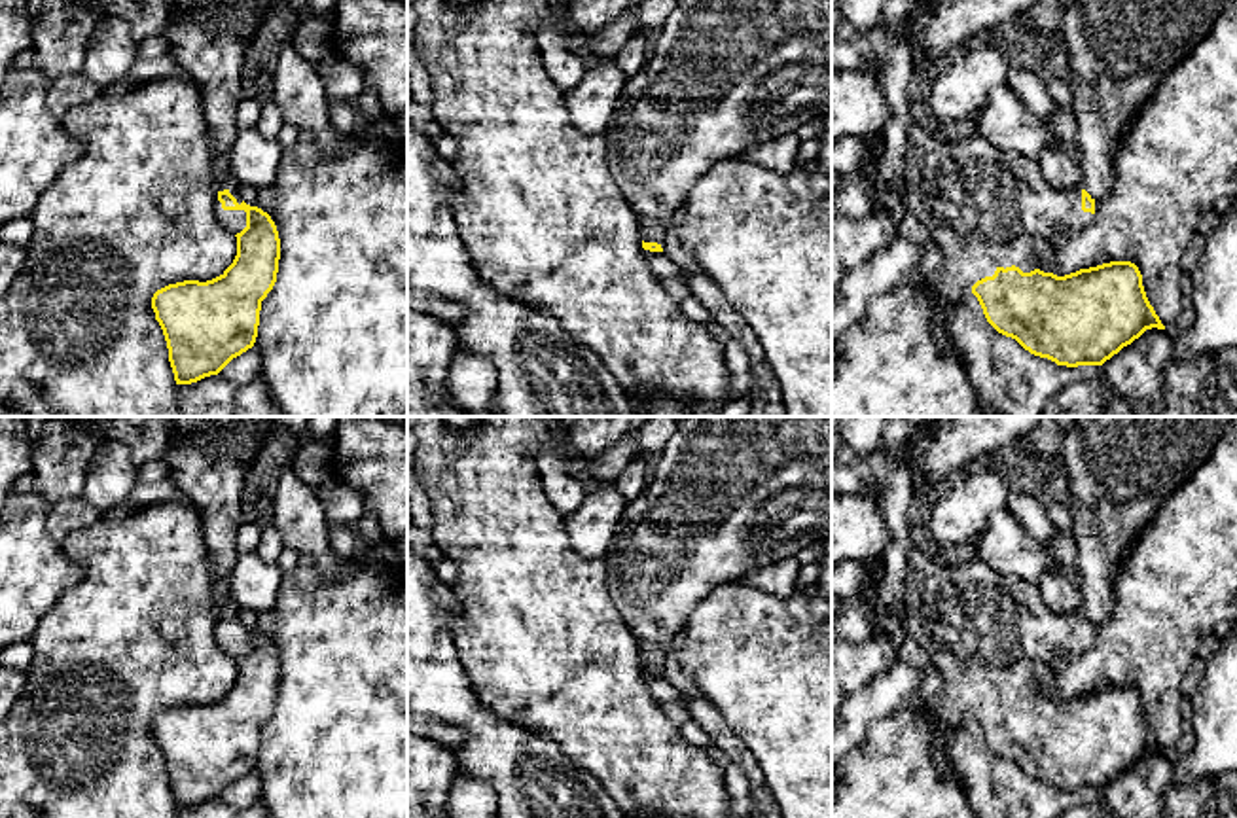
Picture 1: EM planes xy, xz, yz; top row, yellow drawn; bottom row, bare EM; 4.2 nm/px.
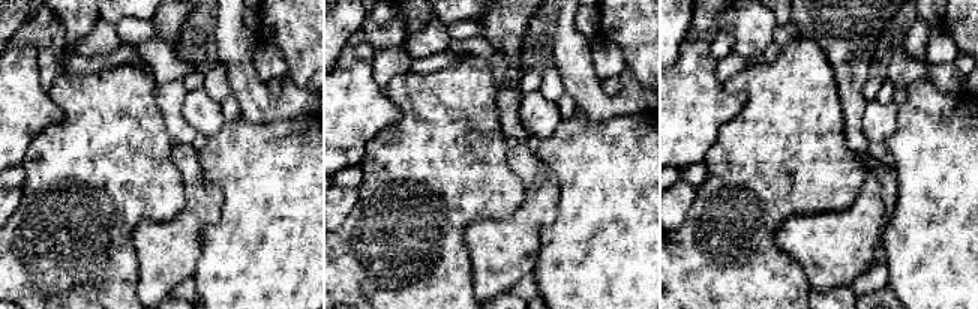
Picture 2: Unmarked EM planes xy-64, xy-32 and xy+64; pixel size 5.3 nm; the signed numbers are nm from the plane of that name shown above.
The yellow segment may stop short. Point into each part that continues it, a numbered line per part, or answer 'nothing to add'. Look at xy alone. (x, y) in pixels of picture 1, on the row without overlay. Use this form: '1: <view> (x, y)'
1: xy (235, 644)

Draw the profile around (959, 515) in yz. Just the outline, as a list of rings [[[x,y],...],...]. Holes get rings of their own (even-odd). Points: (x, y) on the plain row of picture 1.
[[[972,468],[941,487],[930,513],[930,532],[945,553],[968,547],[989,519],[1008,506],[1008,487],[991,470]]]

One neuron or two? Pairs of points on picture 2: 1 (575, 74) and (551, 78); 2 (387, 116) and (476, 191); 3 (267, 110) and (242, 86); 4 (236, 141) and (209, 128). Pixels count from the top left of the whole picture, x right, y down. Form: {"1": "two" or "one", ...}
{"1": "two", "2": "two", "3": "one", "4": "two"}

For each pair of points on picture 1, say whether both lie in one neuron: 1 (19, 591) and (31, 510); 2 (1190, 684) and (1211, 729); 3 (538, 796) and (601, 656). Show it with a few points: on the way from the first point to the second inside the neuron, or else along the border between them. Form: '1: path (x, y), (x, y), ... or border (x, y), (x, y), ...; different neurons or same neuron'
1: path (19, 570), (19, 531); same neuron
2: border (1205, 661), (1200, 686), (1190, 699); different neurons
3: border (537, 731), (550, 737), (569, 760), (593, 775); different neurons

